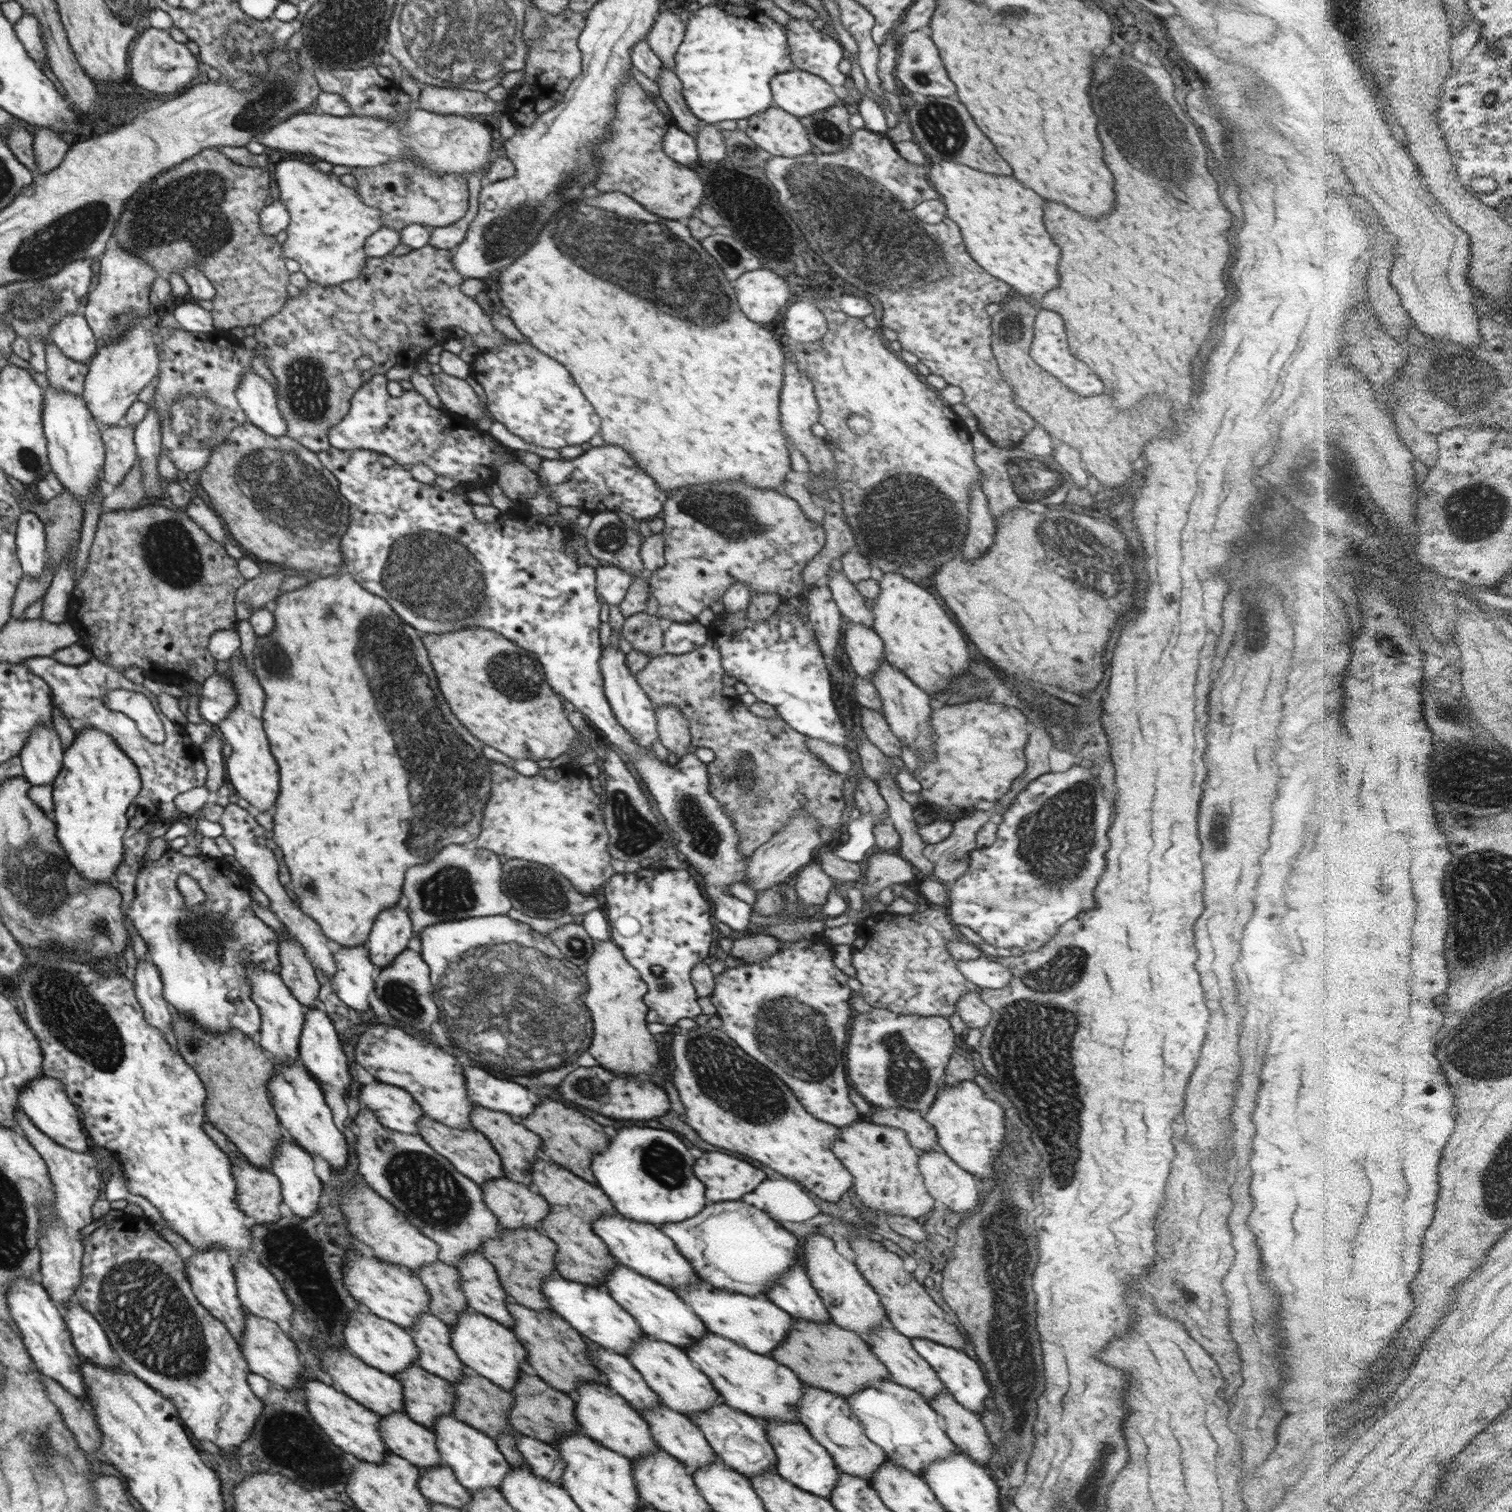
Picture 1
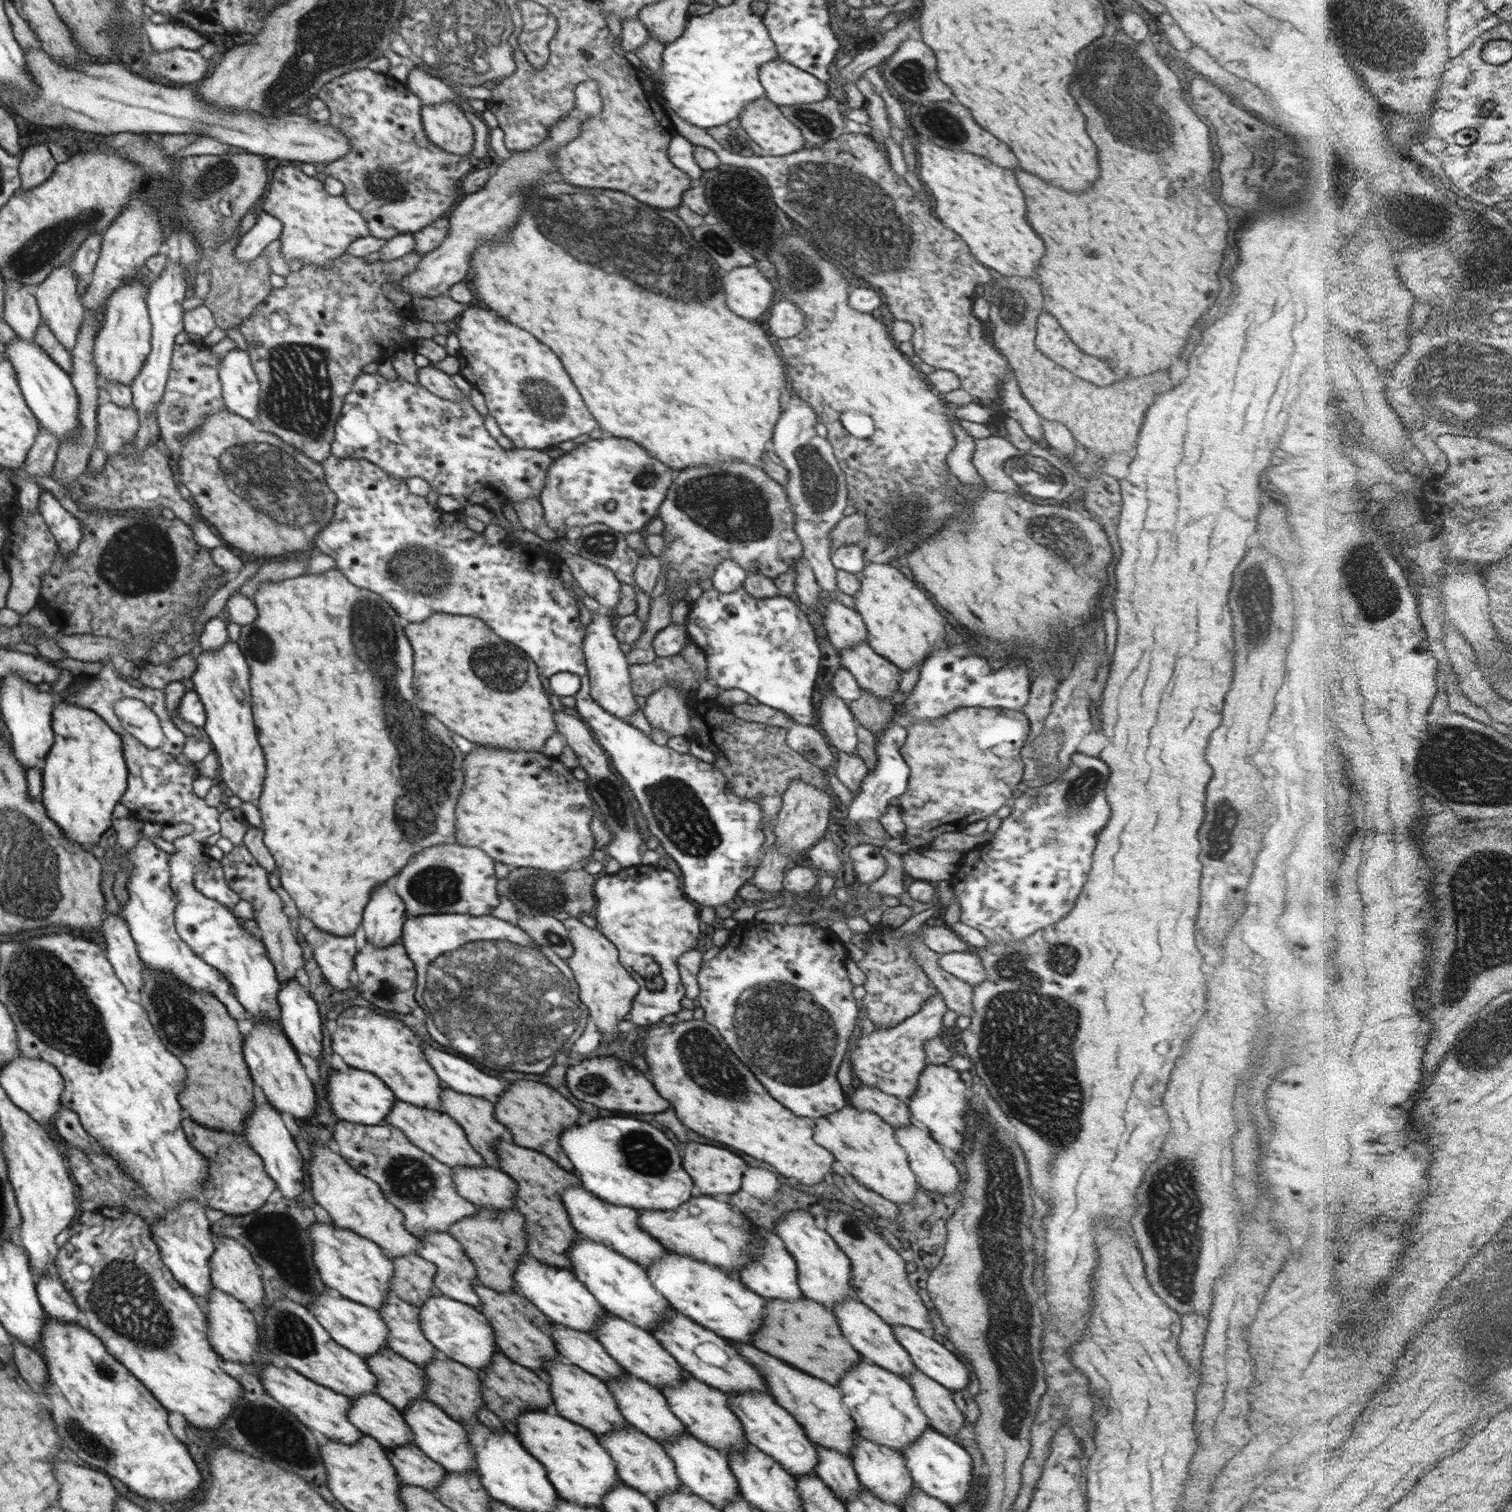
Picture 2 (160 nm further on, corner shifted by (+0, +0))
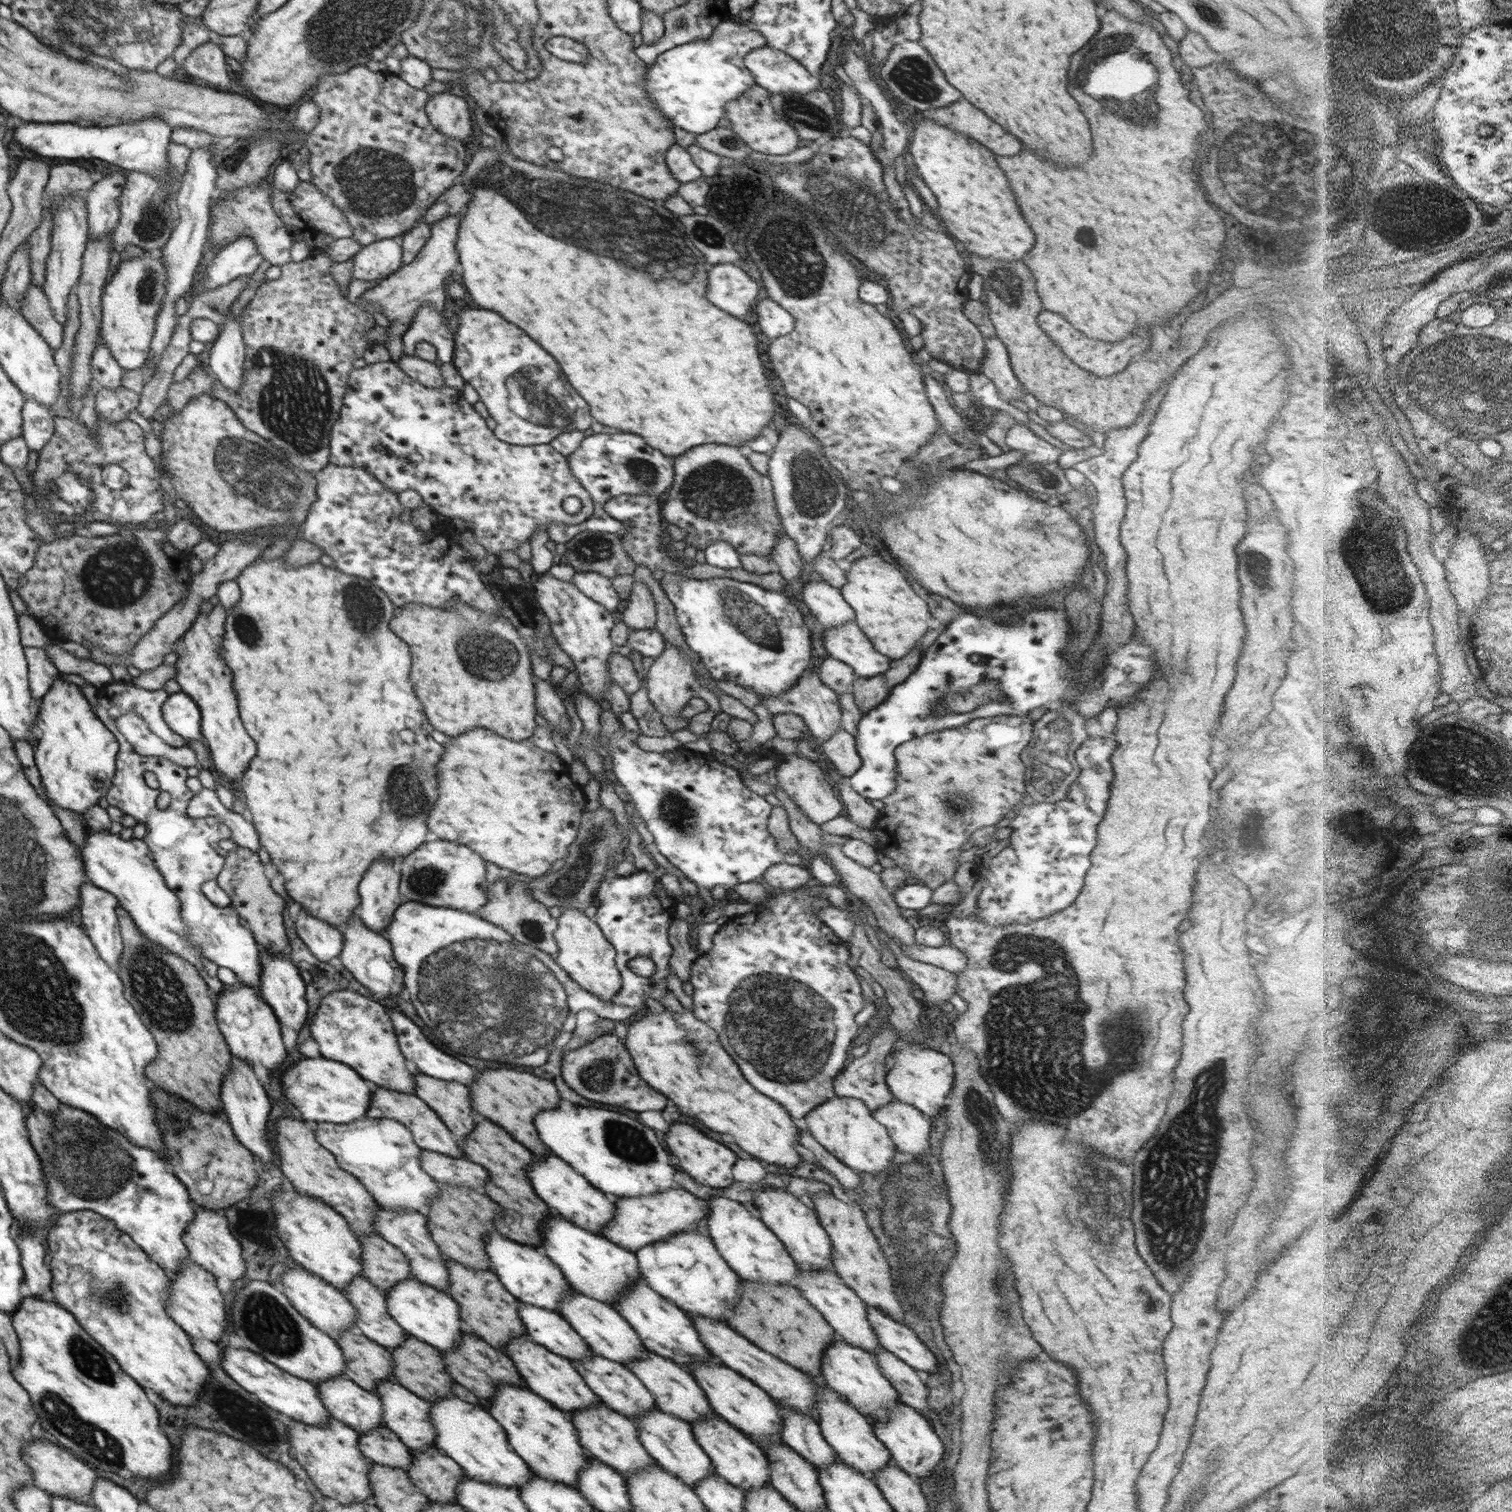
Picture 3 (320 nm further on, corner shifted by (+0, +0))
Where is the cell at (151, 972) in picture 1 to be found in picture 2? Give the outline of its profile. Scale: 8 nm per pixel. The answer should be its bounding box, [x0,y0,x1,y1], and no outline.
[102,914,144,1002]

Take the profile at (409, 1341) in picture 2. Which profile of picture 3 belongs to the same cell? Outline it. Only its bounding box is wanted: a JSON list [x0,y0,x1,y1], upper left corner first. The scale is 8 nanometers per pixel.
[343,1278,408,1350]

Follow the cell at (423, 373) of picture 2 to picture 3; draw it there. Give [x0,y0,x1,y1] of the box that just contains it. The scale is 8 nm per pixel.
[396,354,446,389]

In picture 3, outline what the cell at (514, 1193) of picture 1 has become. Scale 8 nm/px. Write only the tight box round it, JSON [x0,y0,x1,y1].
[421,1149,489,1192]

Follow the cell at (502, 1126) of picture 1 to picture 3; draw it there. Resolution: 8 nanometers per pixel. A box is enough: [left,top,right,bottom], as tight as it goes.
[415,1071,475,1143]

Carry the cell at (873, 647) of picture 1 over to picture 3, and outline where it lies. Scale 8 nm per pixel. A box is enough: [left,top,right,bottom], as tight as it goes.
[802,578,855,629]

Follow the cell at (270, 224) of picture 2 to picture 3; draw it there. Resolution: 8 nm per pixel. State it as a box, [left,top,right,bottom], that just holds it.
[206,236,264,289]

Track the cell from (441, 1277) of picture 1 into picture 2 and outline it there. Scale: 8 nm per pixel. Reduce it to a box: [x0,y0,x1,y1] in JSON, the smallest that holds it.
[388,1254,439,1308]

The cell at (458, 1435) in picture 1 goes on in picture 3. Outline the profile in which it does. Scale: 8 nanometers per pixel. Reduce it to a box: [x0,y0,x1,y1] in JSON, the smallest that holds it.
[375,1380,435,1451]

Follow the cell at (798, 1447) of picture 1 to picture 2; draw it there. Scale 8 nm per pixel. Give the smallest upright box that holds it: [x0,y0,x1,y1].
[728,1392,818,1475]

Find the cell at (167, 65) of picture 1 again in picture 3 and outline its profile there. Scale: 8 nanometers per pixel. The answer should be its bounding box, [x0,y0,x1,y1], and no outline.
[182,38,237,92]

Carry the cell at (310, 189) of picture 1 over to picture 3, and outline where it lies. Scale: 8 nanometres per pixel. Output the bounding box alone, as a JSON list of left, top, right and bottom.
[272,181,353,255]

